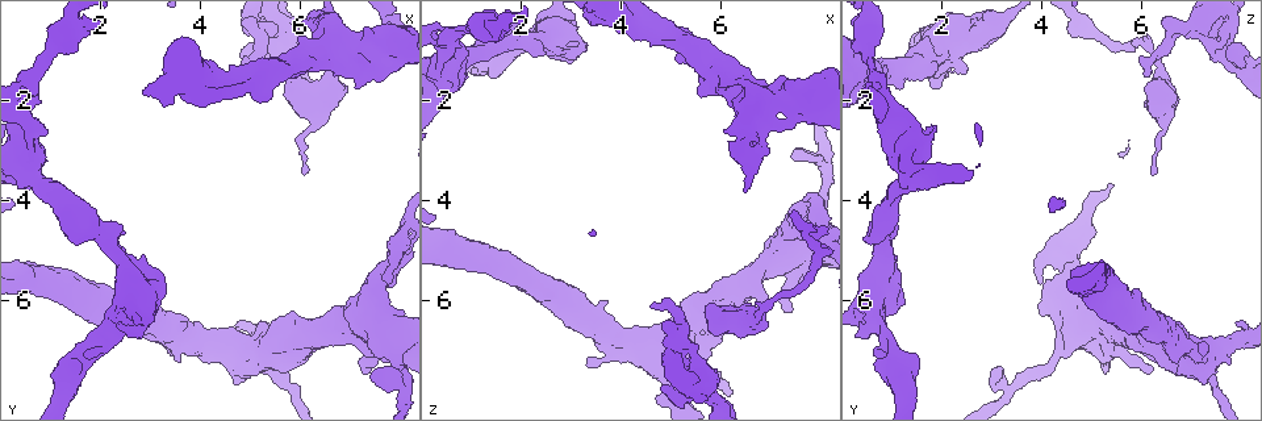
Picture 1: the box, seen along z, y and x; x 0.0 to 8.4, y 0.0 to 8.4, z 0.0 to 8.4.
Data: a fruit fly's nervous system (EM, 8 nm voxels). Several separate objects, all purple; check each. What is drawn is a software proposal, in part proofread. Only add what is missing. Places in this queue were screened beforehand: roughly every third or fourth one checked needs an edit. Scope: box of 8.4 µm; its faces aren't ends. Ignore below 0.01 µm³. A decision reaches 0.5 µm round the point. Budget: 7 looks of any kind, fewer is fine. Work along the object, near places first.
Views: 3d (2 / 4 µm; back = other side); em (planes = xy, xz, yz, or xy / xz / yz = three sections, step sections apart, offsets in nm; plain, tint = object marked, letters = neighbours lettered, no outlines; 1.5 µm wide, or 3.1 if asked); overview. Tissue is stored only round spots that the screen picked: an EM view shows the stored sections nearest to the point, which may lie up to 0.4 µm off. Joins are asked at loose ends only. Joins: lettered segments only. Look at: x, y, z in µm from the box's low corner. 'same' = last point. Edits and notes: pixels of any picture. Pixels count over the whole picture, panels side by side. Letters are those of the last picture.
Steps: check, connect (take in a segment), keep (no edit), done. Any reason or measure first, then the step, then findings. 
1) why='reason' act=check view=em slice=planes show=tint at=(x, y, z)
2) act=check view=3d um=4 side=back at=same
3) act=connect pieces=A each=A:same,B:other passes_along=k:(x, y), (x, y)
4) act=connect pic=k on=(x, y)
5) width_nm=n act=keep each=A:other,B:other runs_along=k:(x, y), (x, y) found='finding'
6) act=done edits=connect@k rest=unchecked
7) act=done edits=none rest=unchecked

why='thin end' act=check view=em slice=planes show=letters at=(4.60, 1.50, 6.05)

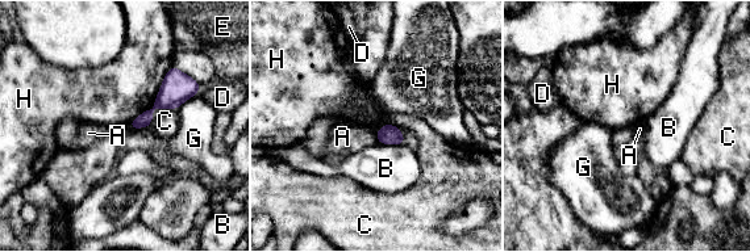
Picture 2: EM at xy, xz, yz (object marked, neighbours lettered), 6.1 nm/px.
longest_contact=H:460nm act=keep each=A:other,B:other,C:other,D:other,E:other,G:other,H:other border=2:(171, 64), (155, 101), (128, 125) found='none of them fits'

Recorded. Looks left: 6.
why='branch stops here' act=check view=3d um=4 at=(6.10, 1.15, 1.95)

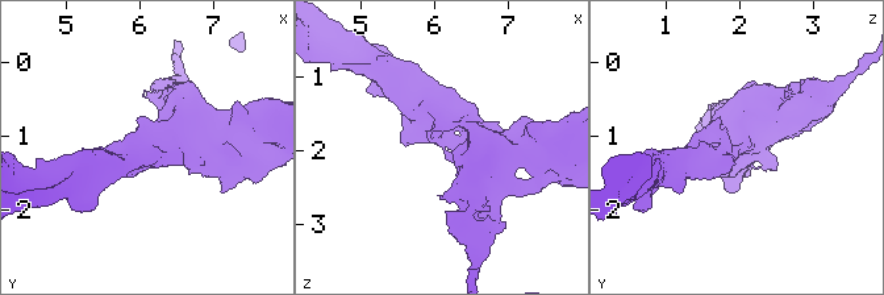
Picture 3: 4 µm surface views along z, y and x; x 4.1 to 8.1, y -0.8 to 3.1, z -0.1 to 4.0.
why='need the tissue' act=check view=em slice=xy step=8 show=tint at=(6.05, 1.15, 1.95)

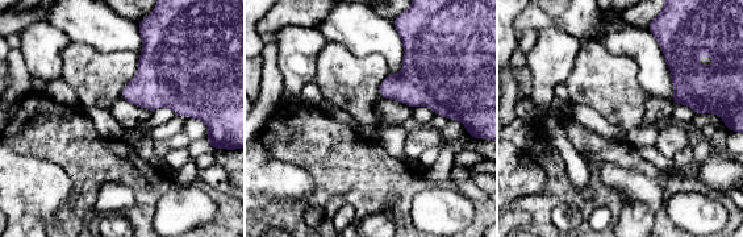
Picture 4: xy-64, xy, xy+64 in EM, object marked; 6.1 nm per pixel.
why='another direction' act=check view=em slice=planes show=letters at=same

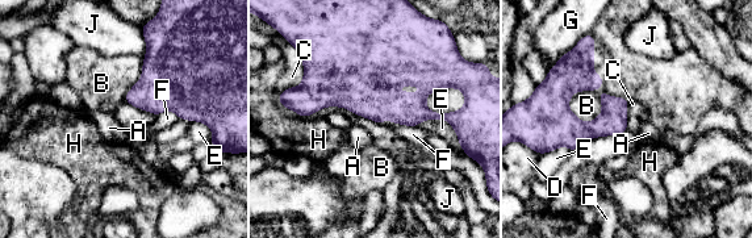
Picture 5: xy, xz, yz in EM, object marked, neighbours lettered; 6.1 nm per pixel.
act=keep each=A:other,B:other,C:other,D:other,E:other,F:other,G:other,H:other,J:other border=5:(305, 116), (345, 107), (381, 125) found='no lettered segment goes on from it'

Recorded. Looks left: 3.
why='branch stops here' act=check view=em slice=planes show=letters at=(2.95, 5.35, 1.05)

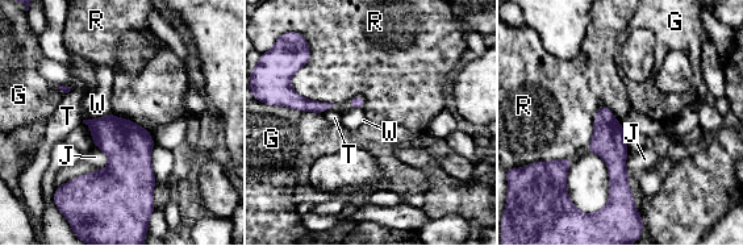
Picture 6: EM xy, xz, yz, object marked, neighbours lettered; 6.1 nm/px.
longest_contact=R:400nm act=keep each=G:other,J:other,R:other,T:other,W:other border=6:(308, 45), (291, 86), (333, 103) found='no lettered segment goes on from it'

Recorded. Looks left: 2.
act=done edits=none rest=unchecked

